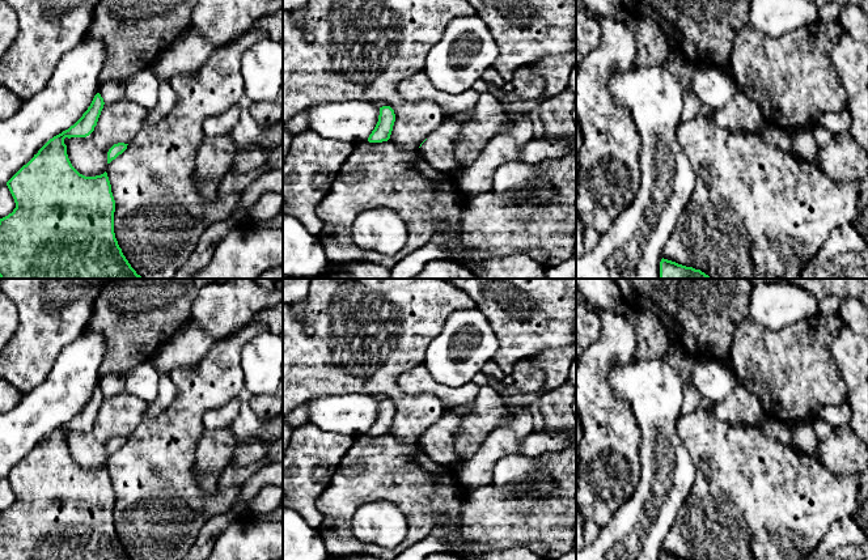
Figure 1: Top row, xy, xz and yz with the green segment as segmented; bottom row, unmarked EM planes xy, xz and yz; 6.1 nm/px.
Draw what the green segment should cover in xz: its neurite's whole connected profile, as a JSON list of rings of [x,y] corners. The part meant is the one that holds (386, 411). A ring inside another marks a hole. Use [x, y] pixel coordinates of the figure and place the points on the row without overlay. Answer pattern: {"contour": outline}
{"contour": [[[390,399],[380,400],[378,415],[368,430],[369,436],[382,436],[390,432],[395,415],[394,403]]]}

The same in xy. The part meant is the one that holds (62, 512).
{"contour": [[[97,386],[82,410],[50,432],[7,479],[16,501],[0,512],[0,560],[131,560],[114,526],[115,493],[105,464],[85,470],[71,457],[64,432],[86,430],[103,402]]]}

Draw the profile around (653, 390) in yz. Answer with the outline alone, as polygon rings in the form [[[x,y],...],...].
[[[635,360],[630,364],[615,362],[609,383],[614,395],[628,404],[640,429],[639,483],[596,540],[576,550],[576,560],[660,560],[665,536],[696,479],[693,458],[677,432],[685,382],[665,360]]]

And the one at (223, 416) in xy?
[[[237,399],[229,400],[226,404],[219,408],[211,408],[203,415],[204,429],[215,430],[221,428],[229,428],[238,416]]]

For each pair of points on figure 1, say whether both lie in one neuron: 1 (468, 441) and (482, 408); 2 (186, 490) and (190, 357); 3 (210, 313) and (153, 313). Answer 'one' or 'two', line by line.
1: one
2: two
3: two

